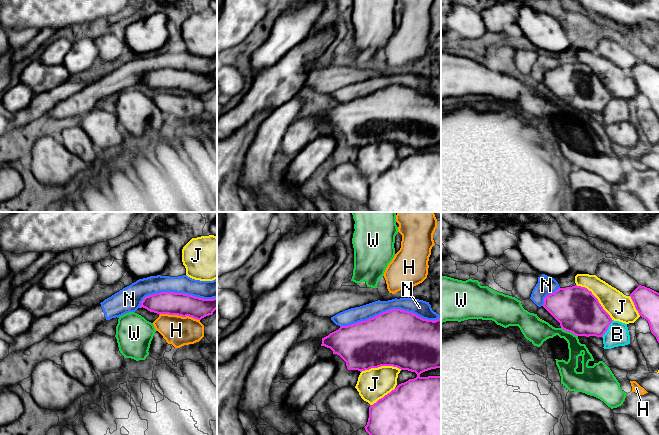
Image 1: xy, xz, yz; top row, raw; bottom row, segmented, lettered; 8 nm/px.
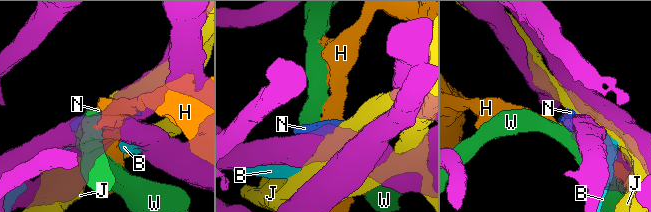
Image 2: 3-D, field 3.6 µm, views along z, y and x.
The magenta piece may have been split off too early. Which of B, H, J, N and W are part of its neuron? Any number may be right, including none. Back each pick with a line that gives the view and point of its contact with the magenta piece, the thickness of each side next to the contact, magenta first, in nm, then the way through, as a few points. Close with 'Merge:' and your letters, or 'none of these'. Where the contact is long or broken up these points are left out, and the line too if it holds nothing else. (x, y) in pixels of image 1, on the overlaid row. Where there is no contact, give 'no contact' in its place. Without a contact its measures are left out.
Merge: none of these

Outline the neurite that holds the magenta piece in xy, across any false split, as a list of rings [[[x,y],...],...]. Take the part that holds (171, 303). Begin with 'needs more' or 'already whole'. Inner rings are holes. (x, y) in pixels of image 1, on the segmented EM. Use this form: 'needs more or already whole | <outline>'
already whole | [[[161,292],[146,296],[141,302],[142,307],[159,315],[189,316],[201,320],[217,309],[217,298],[203,299],[184,293]]]

